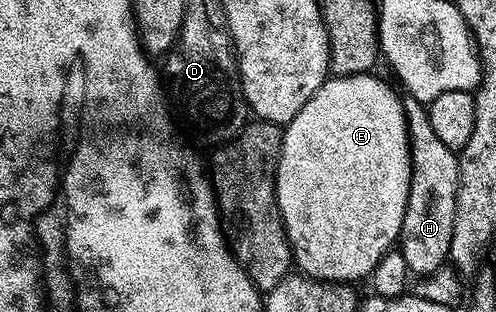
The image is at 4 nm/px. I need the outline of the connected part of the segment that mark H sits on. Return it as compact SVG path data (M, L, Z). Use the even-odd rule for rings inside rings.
M403 98L406 128L410 138L410 188L402 222L400 250L408 261L411 276L430 277L447 266L452 245L452 229L458 208L458 155L443 145L432 129L427 104Z

